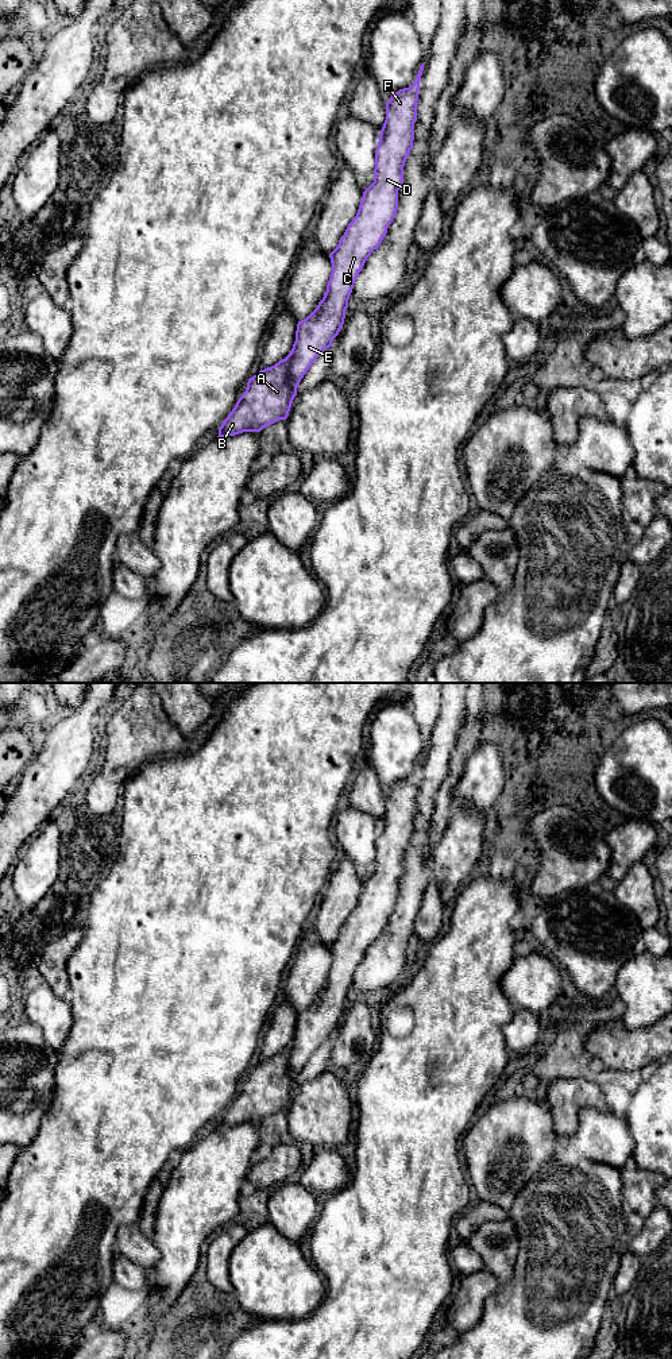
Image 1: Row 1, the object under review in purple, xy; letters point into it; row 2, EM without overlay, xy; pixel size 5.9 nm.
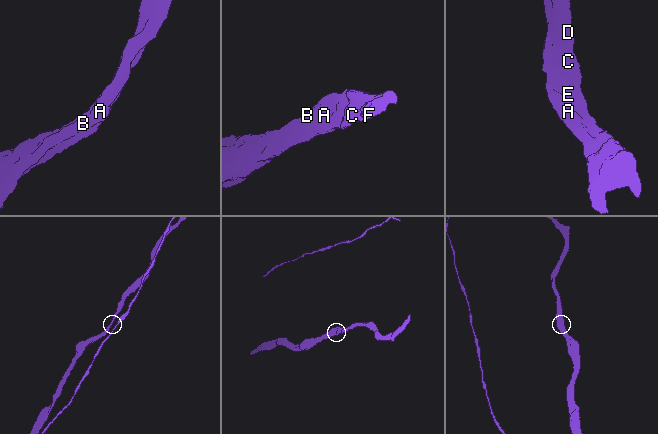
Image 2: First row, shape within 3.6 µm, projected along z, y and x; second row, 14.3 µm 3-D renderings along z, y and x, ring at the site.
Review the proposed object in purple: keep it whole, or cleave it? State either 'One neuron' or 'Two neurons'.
One neuron

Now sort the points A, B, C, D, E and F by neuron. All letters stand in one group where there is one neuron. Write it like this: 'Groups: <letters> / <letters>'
Groups: A B C D E F

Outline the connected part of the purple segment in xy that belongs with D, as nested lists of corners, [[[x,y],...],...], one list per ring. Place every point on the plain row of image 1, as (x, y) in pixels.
[[[424,754],[413,776],[399,780],[386,794],[386,811],[375,841],[374,873],[363,883],[356,907],[348,915],[337,938],[329,945],[332,964],[323,991],[306,1009],[298,1012],[296,1032],[290,1045],[274,1057],[260,1061],[248,1070],[246,1082],[219,1119],[217,1130],[243,1123],[260,1123],[263,1119],[279,1111],[286,1111],[301,1070],[320,1045],[332,1038],[333,1030],[339,1026],[344,1015],[354,974],[367,949],[381,937],[389,916],[397,906],[398,881],[403,876],[403,857],[413,839],[413,821],[417,811],[417,792],[422,761]]]

